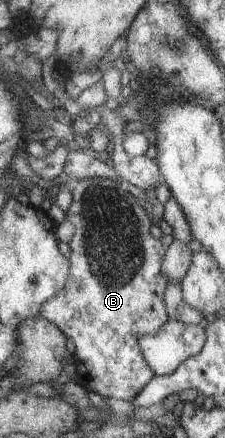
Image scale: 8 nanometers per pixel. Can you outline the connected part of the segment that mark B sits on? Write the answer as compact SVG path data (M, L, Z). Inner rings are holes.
M87 178L82 179L75 184L75 188L72 193L72 202L69 209L66 211L66 219L69 220L75 227L75 233L69 247L71 250L70 257L68 258L70 263L68 280L65 282L64 288L61 289L55 297L48 299L44 304L40 305L39 316L45 318L47 321L54 323L66 337L71 337L75 344L75 352L73 354L73 362L76 365L76 380L77 388L85 389L86 391L93 391L93 393L100 394L104 399L131 402L132 399L151 381L151 378L155 375L152 373L152 369L147 365L140 347L138 346L138 340L149 335L155 335L158 329L167 321L168 313L164 302L164 291L168 284L166 275L162 272L162 259L164 256L165 248L161 244L161 241L152 236L150 227L153 224L153 219L148 216L146 209L138 202L137 198L133 194L129 193L126 189L123 189L117 185L115 180L106 180L101 178Z

